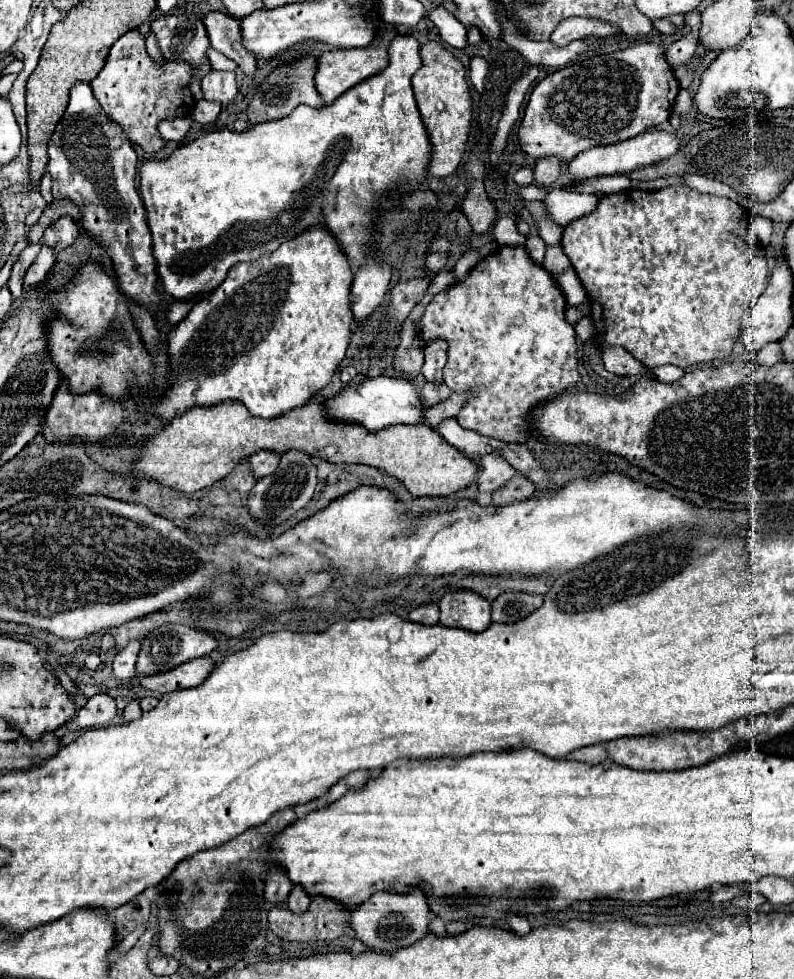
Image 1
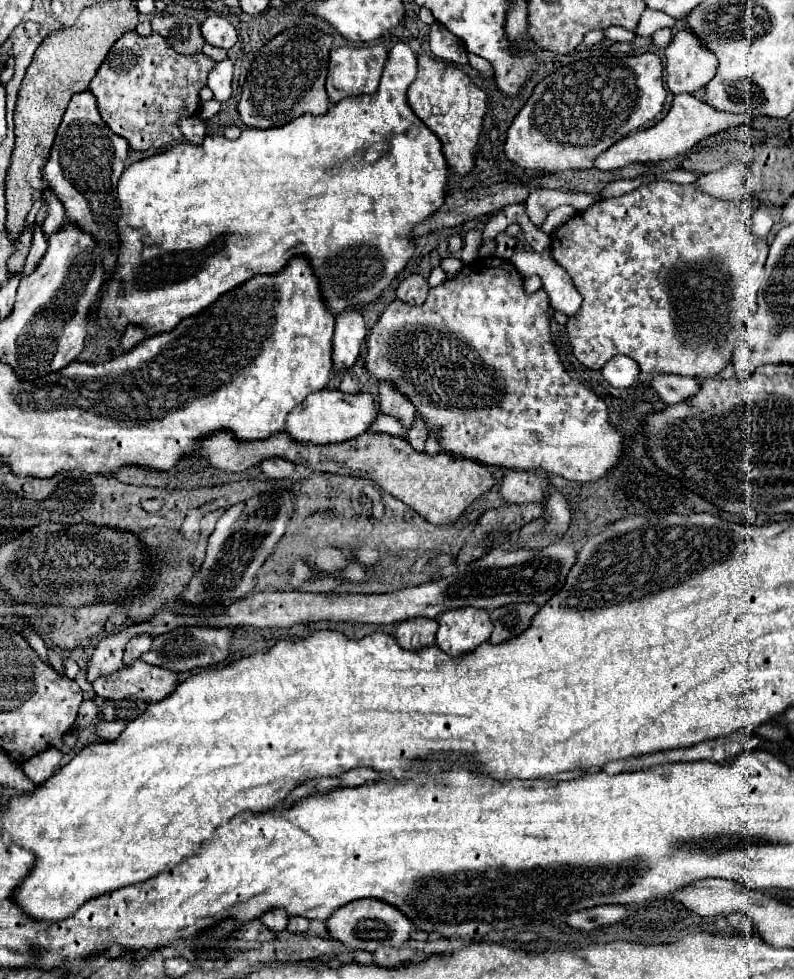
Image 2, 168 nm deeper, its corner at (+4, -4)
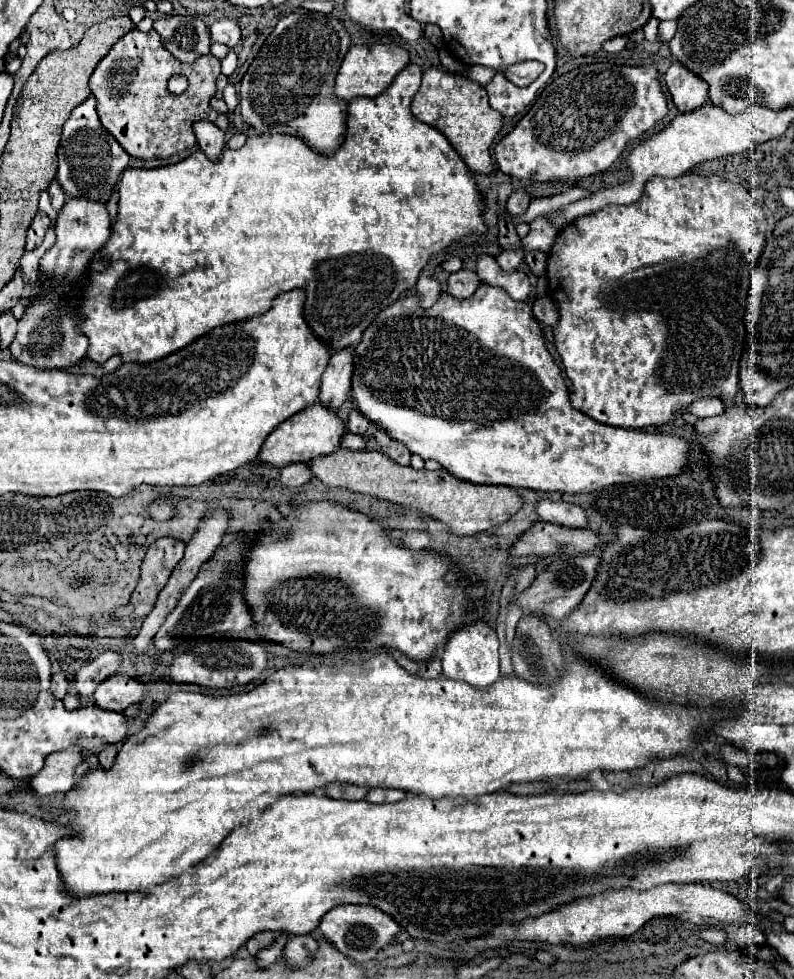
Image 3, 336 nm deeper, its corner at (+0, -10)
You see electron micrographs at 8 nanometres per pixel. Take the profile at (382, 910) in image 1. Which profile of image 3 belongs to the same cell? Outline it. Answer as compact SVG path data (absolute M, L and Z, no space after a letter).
M335 906L329 914L325 914L325 918L321 918L321 926L317 930L353 962L369 962L379 950L391 944L389 940L399 932L399 926L393 918L389 918L389 914L375 906Z

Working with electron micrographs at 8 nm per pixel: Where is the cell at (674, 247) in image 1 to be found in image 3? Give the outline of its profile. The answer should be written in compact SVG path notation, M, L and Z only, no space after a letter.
M683 174L679 178L663 178L653 176L645 184L645 190L641 194L641 200L635 204L619 206L611 204L605 206L599 212L581 216L573 222L569 222L559 234L555 244L549 250L547 260L547 296L553 296L553 300L559 306L559 322L553 328L553 344L557 348L557 354L561 356L561 362L565 366L565 372L569 380L573 382L573 390L569 394L571 406L575 410L585 412L589 418L619 426L619 428L649 428L649 426L661 426L667 422L673 422L675 416L687 412L687 408L701 400L701 398L721 398L723 402L731 402L739 388L739 358L743 354L743 338L745 338L745 304L747 304L747 290L749 290L749 272L753 262L761 256L765 246L765 212L759 206L759 202L751 196L751 192L741 186L733 184L729 180L723 180L715 174L701 176L701 174Z

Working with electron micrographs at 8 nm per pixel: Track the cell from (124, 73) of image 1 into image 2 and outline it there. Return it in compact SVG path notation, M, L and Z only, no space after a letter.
M127 32L109 50L89 90L97 98L105 124L123 136L133 150L159 150L183 140L177 122L197 114L199 90L213 66L215 62L205 54L177 54L159 34L143 38L137 32Z

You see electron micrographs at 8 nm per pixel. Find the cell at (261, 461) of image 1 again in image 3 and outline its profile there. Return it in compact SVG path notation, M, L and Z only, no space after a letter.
M293 462L293 464L287 464L285 468L281 468L281 482L289 488L297 488L297 486L303 486L305 482L311 480L311 470L305 462Z

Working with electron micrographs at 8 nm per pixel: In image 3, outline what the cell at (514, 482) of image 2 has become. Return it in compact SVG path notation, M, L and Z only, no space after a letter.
M543 498L537 504L537 514L545 520L545 522L553 522L553 524L561 524L561 526L569 526L569 528L587 528L587 516L585 512L569 502L557 500L557 498Z

